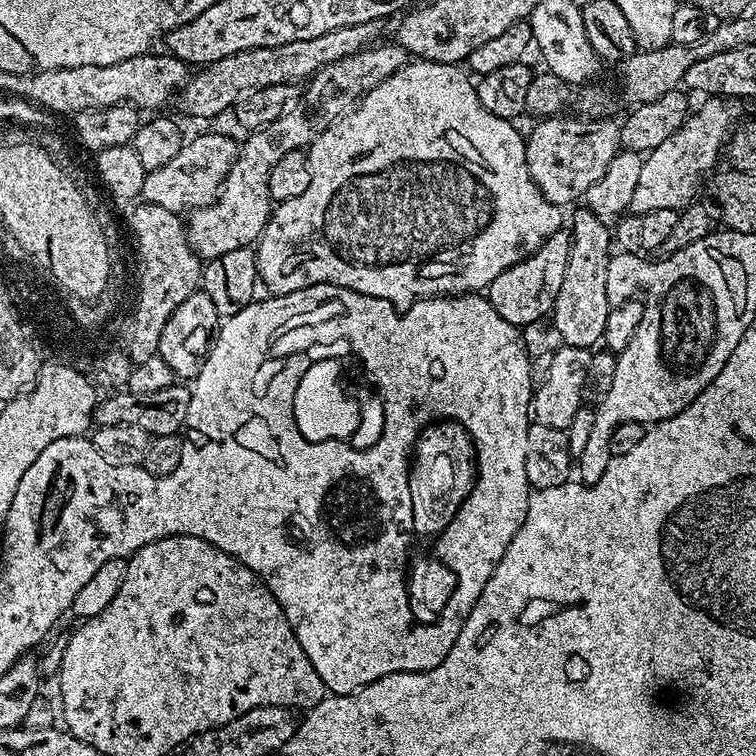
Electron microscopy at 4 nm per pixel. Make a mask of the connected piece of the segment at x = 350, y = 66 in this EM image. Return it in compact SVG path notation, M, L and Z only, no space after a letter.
M380 42L373 47L364 48L358 54L352 54L338 62L330 62L330 66L322 66L322 70L318 70L316 75L307 81L306 87L295 106L286 110L286 114L282 114L282 118L270 122L270 126L259 128L258 131L251 133L247 137L248 141L239 145L236 160L232 163L232 168L228 171L228 177L225 178L223 186L220 187L220 194L216 201L213 204L207 204L204 208L193 208L187 213L186 235L188 245L191 246L197 256L209 261L222 254L230 254L230 250L247 248L259 241L260 235L264 233L264 227L268 225L268 218L274 207L268 194L268 179L270 178L270 170L274 170L275 164L278 163L278 158L282 158L282 154L286 154L295 148L307 149L308 145L314 143L330 125L335 124L345 112L360 101L365 92L368 92L374 86L378 86L378 82L390 78L390 74L397 72L402 65L409 63L410 53L401 47L398 42L384 43Z

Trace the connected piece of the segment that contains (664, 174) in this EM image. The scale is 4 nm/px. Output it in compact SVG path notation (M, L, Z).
M708 98L703 102L705 104L697 112L695 109L689 115L687 122L678 130L674 130L674 134L670 134L670 138L666 138L666 142L662 142L662 146L654 146L654 150L650 150L643 157L642 174L638 178L638 187L635 188L634 198L632 199L631 211L633 213L643 214L650 210L670 210L671 208L684 210L684 207L695 198L696 191L699 188L701 191L709 173L717 167L717 165L715 166L716 159L719 156L721 159L722 149L725 147L726 141L734 128L732 108L728 105L731 103L724 98Z

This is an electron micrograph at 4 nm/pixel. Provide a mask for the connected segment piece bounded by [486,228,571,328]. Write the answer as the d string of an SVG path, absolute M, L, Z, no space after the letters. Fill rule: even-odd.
M560 229L534 254L508 267L488 285L486 289L488 300L506 322L519 328L526 328L543 317L545 319L551 313L556 305L558 292L562 288L563 275L566 274L570 244L571 233L567 229Z

